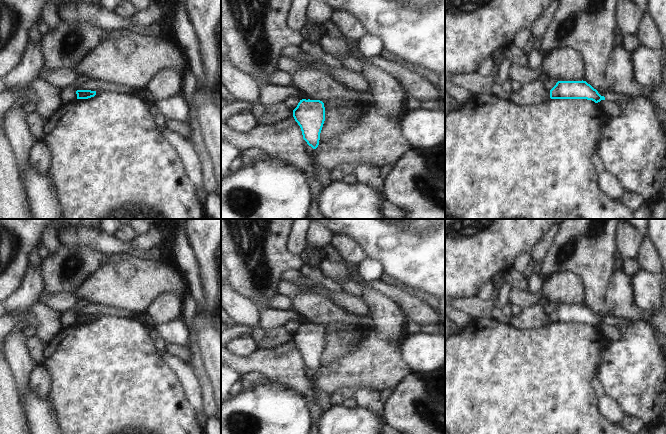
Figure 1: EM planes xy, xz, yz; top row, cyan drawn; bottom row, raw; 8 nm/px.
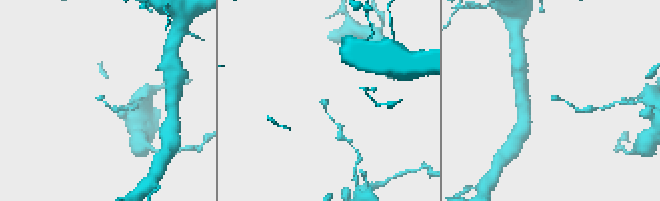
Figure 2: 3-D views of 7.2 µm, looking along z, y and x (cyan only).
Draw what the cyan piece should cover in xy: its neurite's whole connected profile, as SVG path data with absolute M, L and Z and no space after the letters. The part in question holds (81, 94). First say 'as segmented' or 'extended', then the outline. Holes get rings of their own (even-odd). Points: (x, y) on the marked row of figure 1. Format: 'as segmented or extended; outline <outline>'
as segmented; outline M77 90L77 99L88 99L96 95L96 91L91 90Z

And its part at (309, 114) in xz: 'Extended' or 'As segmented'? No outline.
As segmented

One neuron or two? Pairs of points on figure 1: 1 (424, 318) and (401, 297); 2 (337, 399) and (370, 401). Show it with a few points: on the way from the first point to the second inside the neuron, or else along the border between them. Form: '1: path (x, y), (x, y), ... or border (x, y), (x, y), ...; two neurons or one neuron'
1: path (418, 312), (407, 303); one neuron
2: path (345, 394), (362, 396); one neuron

